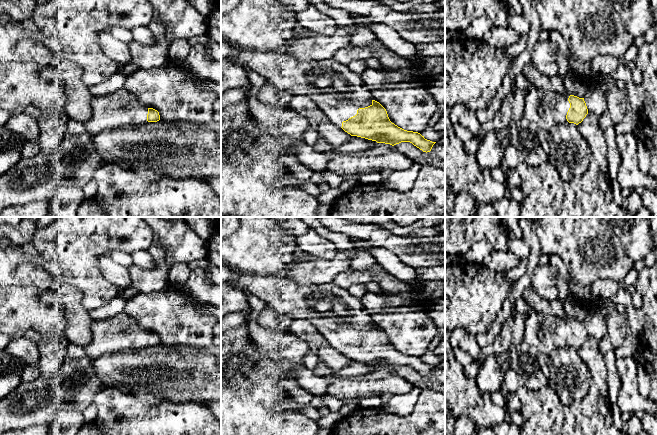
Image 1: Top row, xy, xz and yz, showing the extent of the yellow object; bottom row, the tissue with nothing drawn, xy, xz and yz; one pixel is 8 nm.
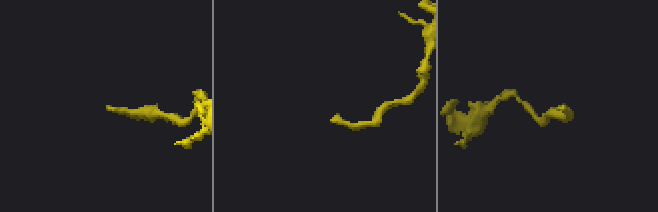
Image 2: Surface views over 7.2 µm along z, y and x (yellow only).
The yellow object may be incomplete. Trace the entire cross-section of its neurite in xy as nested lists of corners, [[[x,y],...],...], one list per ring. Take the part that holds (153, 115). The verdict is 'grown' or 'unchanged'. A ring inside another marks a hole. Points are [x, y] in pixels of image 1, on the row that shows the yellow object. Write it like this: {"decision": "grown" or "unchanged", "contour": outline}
{"decision": "grown", "contour": [[[124,87],[106,95],[93,96],[91,110],[91,118],[84,123],[91,135],[160,120],[157,110],[142,105]]]}

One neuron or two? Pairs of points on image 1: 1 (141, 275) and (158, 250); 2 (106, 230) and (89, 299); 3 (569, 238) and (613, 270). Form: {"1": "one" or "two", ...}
{"1": "one", "2": "one", "3": "one"}

